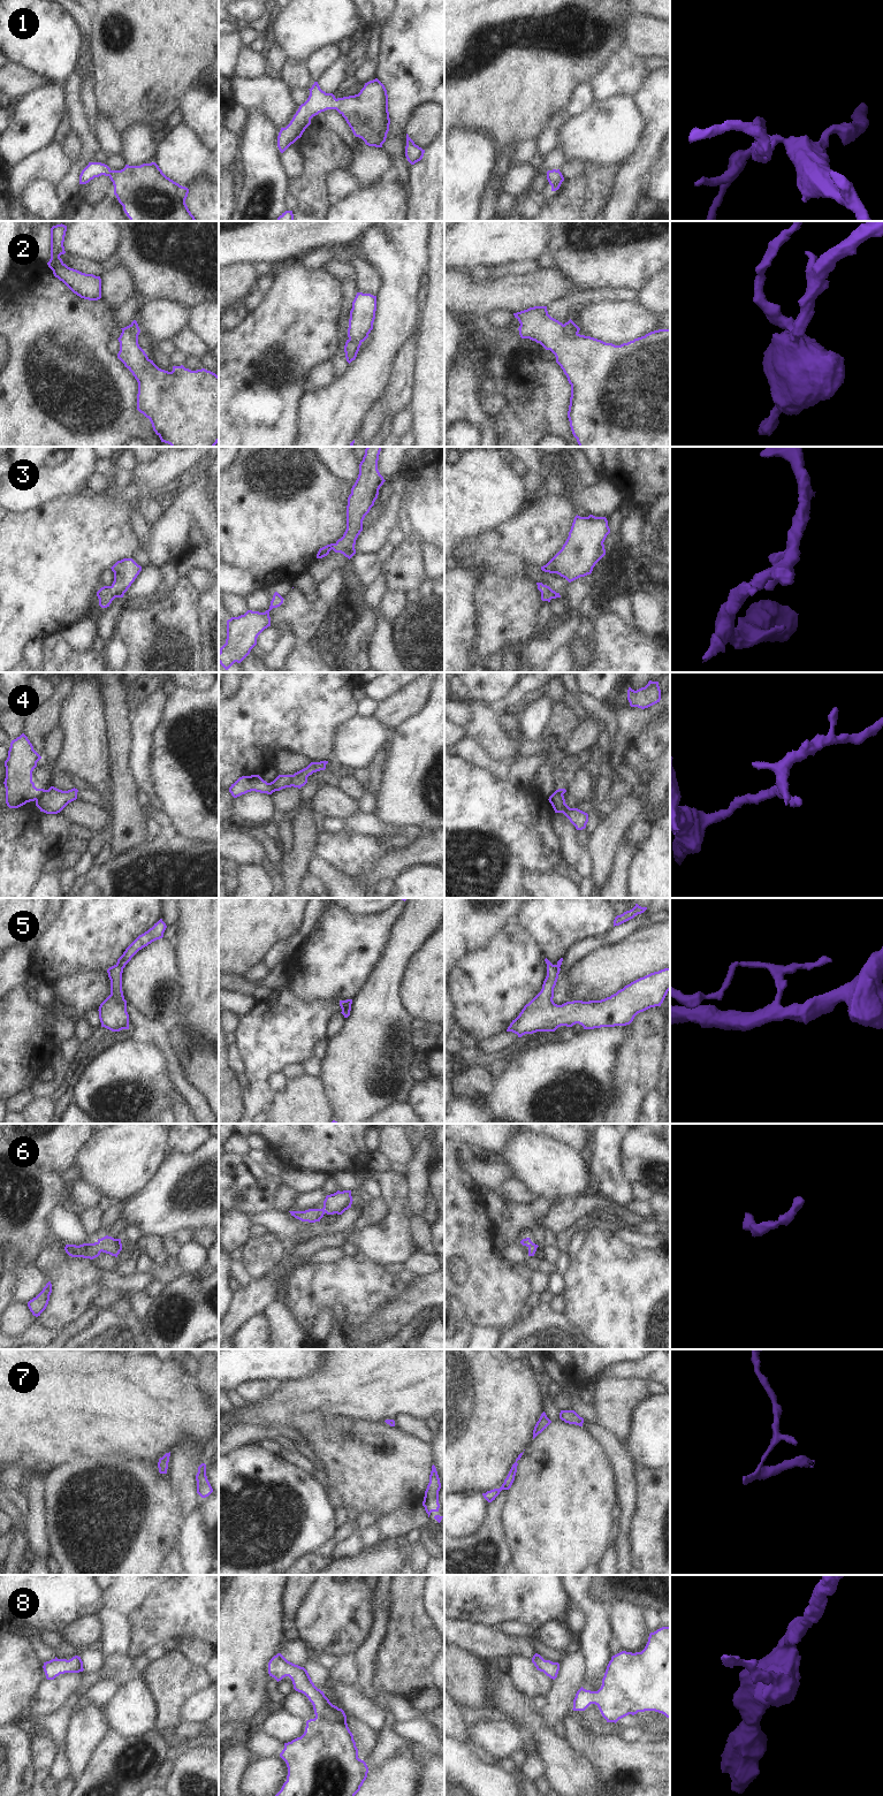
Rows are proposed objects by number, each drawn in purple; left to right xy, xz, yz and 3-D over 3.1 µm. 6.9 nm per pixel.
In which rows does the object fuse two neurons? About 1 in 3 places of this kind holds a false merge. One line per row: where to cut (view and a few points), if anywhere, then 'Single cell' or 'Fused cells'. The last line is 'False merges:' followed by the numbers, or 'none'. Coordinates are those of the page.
1: No split. Single cell
2: Split along yz (562, 325), (569, 335), (577, 334). Fused cells
3: No split. Single cell
4: Split along xy (45, 790), (36, 800). Fused cells
5: Split along xy (116, 964), (122, 968). Fused cells
6: No split. Single cell
7: No split. Single cell
8: No split. Single cell
False merges: 2, 4, 5

